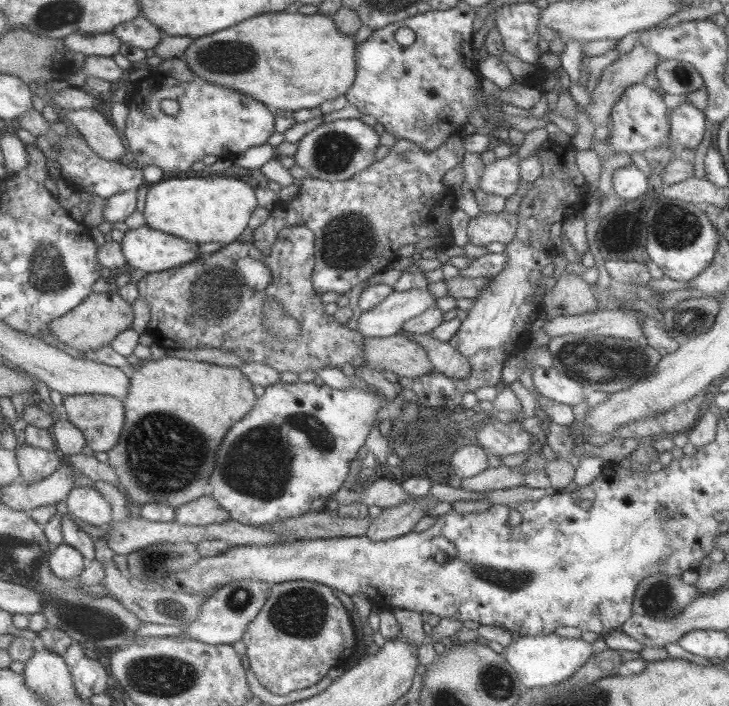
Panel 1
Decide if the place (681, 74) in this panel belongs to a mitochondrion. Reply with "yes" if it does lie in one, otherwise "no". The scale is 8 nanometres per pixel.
yes

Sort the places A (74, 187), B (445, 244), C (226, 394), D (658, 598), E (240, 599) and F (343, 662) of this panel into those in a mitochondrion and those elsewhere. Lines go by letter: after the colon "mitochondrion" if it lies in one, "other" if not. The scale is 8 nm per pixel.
A: other
B: other
C: other
D: mitochondrion
E: mitochondrion
F: other

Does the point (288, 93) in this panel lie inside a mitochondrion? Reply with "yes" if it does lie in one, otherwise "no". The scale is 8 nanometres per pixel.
no

